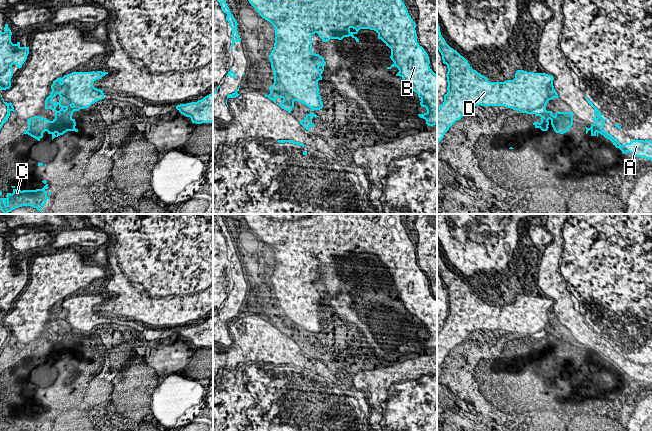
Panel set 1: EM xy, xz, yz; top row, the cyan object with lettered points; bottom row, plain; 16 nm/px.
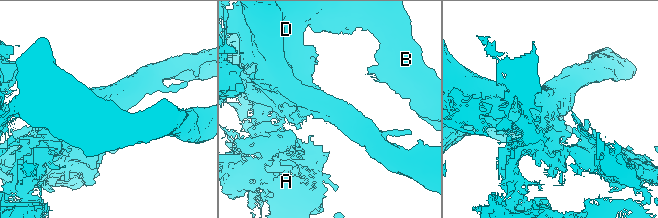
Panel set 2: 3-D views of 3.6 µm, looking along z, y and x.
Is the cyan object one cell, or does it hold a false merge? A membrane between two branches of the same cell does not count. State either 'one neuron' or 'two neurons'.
two neurons

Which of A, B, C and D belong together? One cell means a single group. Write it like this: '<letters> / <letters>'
A C / B D

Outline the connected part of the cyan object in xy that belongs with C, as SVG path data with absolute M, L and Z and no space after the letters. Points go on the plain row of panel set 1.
M46 404L42 405L45 410L42 413L36 414L19 414L15 410L13 412L13 417L7 417L5 422L0 422L0 431L42 431L46 428L49 423L48 418L51 419L51 415L48 417L45 415L48 413L48 408Z

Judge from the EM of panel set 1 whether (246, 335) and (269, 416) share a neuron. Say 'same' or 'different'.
same

